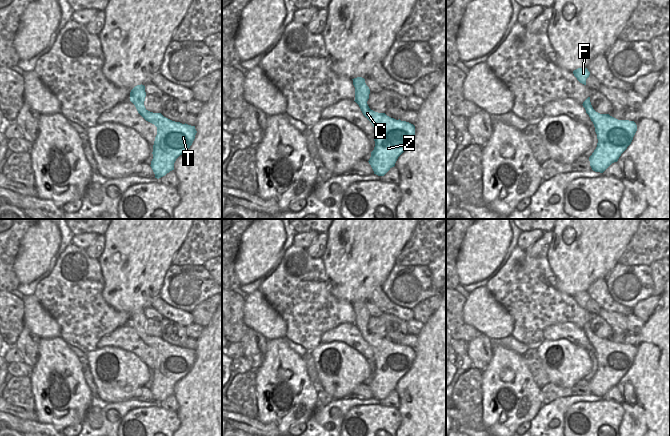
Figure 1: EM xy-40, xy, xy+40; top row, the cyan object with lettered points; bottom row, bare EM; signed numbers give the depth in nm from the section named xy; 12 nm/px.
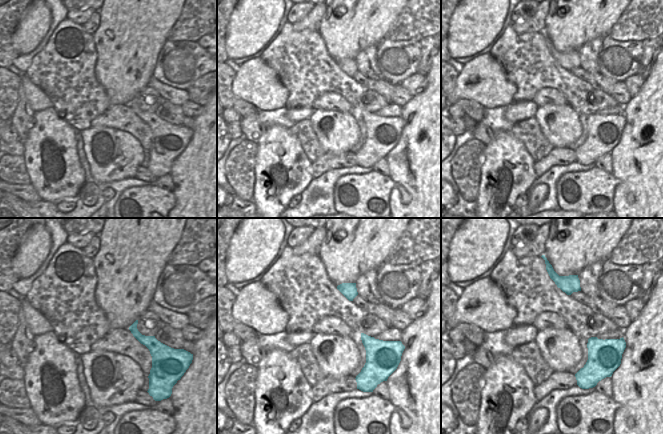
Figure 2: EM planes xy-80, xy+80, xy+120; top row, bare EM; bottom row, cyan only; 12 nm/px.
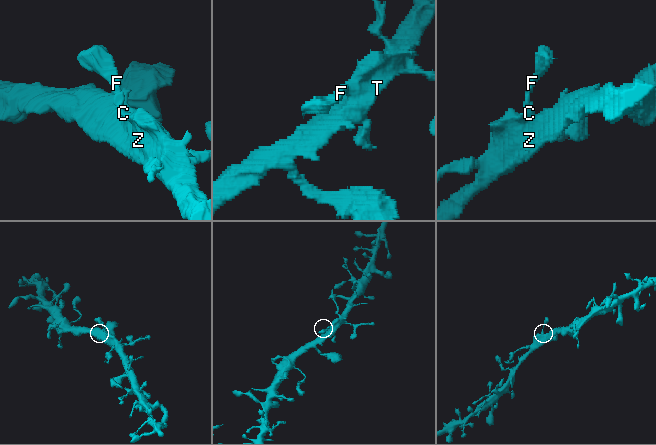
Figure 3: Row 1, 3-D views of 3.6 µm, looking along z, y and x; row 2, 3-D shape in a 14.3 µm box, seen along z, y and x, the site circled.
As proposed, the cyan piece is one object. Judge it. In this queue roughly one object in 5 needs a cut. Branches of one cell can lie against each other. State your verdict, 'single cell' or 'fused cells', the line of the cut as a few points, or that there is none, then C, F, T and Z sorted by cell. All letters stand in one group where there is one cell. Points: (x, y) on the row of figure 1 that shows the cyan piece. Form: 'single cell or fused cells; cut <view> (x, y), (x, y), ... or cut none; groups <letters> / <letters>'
single cell; cut none; groups C F T Z

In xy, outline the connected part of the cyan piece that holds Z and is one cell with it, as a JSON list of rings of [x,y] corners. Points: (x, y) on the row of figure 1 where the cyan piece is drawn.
[[[357,77],[352,80],[355,87],[354,101],[374,127],[375,147],[368,162],[374,174],[384,176],[410,146],[415,136],[415,126],[409,122],[391,118],[385,113],[371,110],[367,104],[370,89],[365,79]]]

